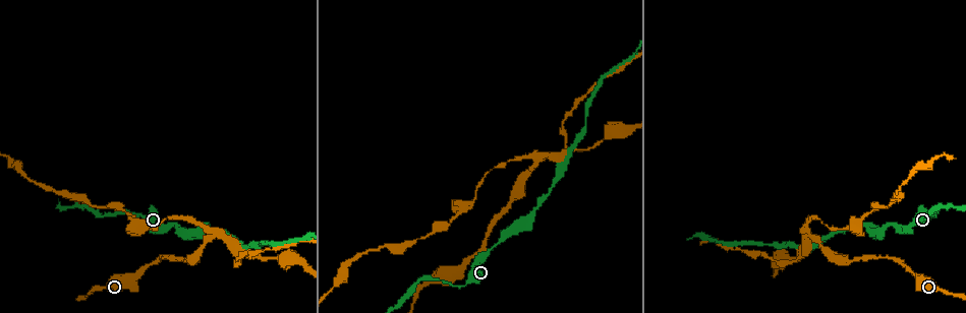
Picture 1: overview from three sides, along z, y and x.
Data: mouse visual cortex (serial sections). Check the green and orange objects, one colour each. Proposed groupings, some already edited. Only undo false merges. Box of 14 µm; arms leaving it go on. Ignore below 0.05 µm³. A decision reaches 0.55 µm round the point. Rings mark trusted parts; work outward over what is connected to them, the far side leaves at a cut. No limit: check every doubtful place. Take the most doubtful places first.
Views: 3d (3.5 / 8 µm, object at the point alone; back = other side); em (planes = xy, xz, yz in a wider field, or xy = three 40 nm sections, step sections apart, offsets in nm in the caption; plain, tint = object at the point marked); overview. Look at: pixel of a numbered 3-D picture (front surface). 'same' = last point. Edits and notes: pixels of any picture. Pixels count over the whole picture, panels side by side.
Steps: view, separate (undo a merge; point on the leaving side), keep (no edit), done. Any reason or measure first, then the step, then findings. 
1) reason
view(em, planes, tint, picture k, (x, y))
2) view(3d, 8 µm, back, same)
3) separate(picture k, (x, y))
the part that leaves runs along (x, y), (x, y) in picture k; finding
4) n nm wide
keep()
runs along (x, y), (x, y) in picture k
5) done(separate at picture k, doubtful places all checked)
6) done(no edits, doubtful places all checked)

three-way junction
view(3d, 3.5 µm, picture 1, (540, 158))

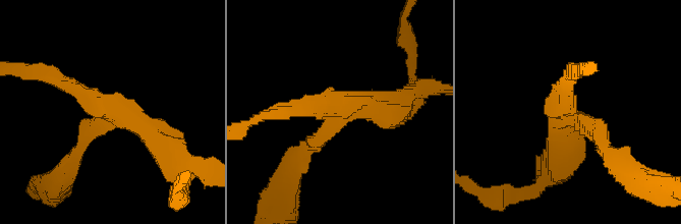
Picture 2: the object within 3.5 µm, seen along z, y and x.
view(em, xy, step 1, tint, picture 2, (342, 110))

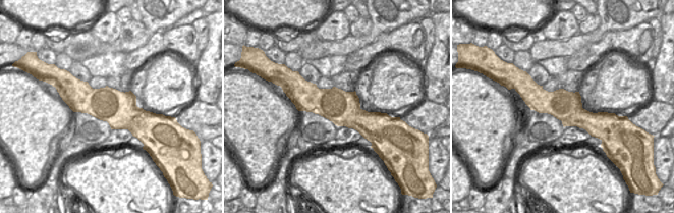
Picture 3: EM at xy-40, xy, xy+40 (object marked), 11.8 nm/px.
3 arms
separate(picture 2, (322, 98))
border along (152, 112), (142, 112), (123, 128) in picture 3; a second cell is stuck on

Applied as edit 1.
view(overview)

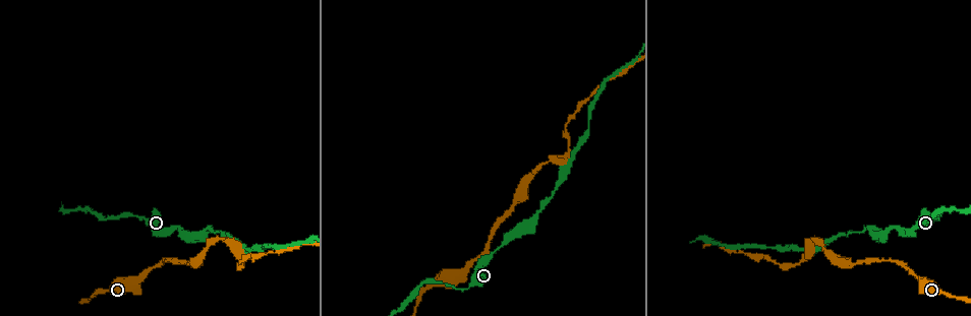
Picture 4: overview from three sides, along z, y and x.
sudden change in width
view(3d, 3.5 µm, back, picture 4, (802, 262))

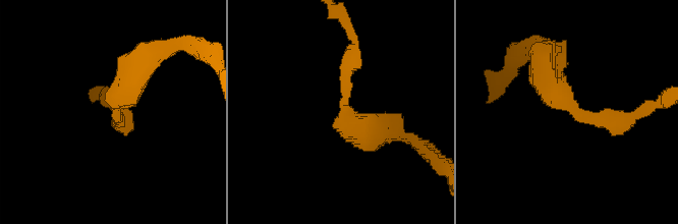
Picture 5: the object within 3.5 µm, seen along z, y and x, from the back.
now the EM
view(em, xy, step 2, tint, picture 5, (575, 111))

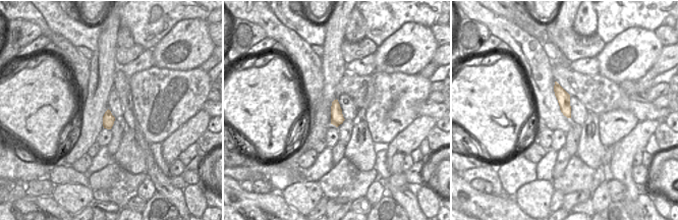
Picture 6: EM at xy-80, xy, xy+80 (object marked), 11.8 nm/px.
keep()
runs along (544, 61), (580, 117), (637, 114) in picture 5; all the same cell

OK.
a narrow waist
view(3d, 3.5 µm, picture 4, (238, 265))

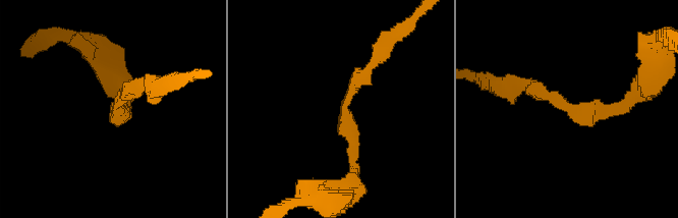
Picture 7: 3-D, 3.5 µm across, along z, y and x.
arms of 200, 200 nm; shape alone is not enough
view(em, xy, step 5, tint, picture 7, (347, 106))

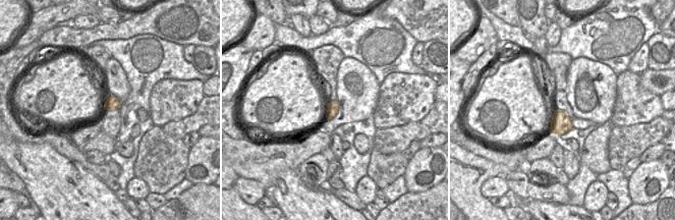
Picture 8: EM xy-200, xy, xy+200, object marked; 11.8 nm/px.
150 nm wide
keep()
runs along (353, 170), (347, 100), (379, 58) in picture 7; one cell here

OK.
done(separate at picture 2, doubtful places all checked)

